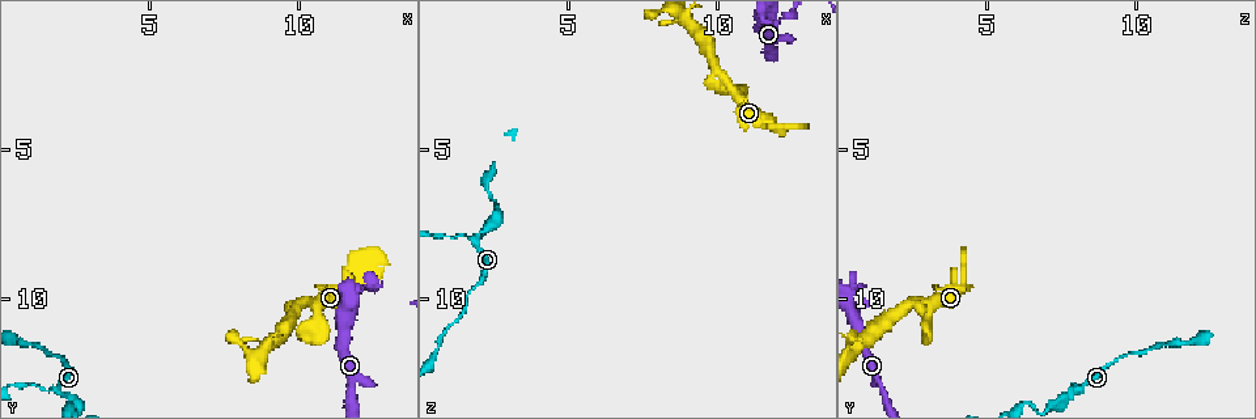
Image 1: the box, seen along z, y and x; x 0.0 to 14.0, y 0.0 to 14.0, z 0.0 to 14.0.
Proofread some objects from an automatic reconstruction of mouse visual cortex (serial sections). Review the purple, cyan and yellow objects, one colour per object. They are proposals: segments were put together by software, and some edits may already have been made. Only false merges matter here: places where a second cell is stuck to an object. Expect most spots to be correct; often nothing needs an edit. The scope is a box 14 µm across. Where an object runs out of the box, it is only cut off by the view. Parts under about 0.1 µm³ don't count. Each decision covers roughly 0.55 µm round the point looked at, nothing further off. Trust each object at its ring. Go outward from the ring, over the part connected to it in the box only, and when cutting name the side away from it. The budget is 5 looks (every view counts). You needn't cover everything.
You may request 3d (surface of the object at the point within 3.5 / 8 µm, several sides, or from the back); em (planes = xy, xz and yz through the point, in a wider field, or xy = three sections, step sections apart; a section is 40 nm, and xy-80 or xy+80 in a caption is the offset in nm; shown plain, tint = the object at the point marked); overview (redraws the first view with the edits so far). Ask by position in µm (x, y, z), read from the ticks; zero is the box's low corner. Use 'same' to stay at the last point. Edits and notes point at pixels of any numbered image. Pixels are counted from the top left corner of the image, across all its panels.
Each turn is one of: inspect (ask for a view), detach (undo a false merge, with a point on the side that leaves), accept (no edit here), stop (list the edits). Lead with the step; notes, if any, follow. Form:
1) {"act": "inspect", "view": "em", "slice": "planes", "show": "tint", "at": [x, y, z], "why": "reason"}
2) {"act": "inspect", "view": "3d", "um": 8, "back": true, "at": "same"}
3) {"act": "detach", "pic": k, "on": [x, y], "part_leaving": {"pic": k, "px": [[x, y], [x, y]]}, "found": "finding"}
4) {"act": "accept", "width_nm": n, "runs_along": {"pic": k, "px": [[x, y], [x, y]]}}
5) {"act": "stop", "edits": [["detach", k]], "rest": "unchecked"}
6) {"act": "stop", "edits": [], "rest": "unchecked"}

{"act": "inspect", "view": "3d", "um": 3.5, "back": true, "at": [1.7, 13.0, 8.0], "why": "three-way junction"}

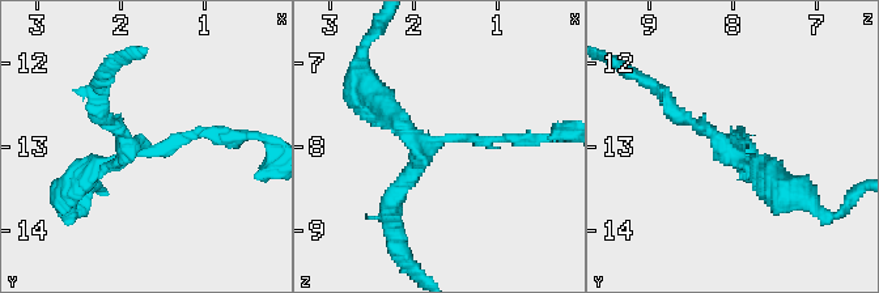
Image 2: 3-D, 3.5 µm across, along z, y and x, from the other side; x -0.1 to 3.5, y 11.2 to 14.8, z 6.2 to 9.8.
{"act": "inspect", "view": "em", "slice": "planes", "show": "tint", "at": [1.65, 13.05, 7.95], "arms": 3, "arm_widths_nm": [150, 200, 200], "why": "need the tissue"}

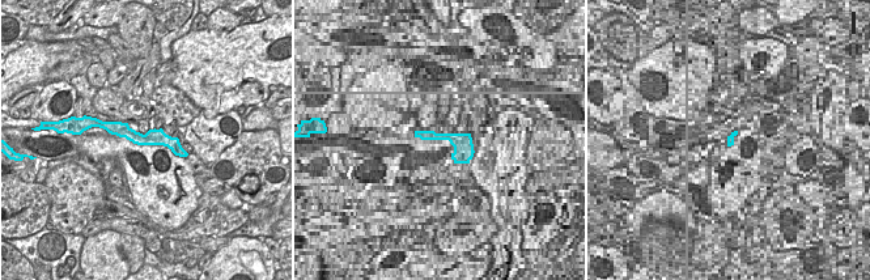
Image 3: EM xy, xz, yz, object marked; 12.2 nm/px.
{"act": "accept", "runs_along": {"pic": 2, "px": [[390, 204], [430, 144], [523, 137]]}, "found": "all the same cell"}

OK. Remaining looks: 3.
{"act": "inspect", "view": "3d", "um": 3.5, "at": [12.0, 9.6, 4.3], "why": "sharp bend"}

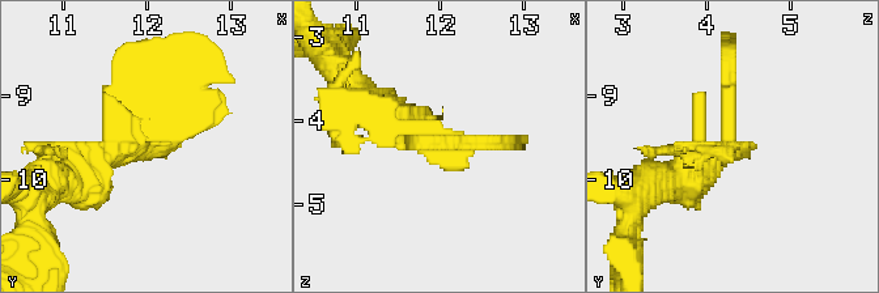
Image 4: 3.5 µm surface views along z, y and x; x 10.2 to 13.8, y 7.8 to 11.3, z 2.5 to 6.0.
{"act": "inspect", "view": "em", "slice": "xy", "step": 5, "show": "tint", "at": "same"}

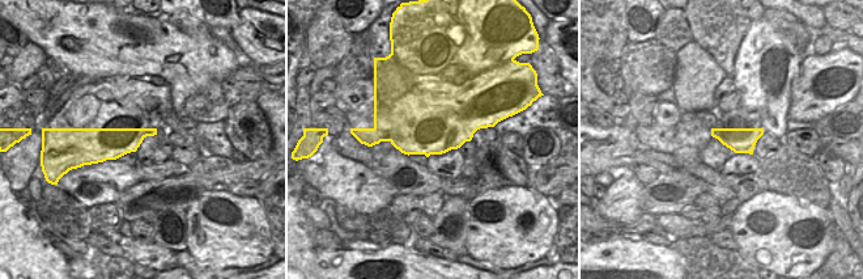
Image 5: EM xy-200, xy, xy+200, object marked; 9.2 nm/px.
{"act": "accept", "runs_along": {"pic": 4, "px": [[68, 177], [181, 68]]}, "found": "continuous, no second cell"}

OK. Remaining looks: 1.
{"act": "stop", "edits": [], "rest": "unchecked"}

